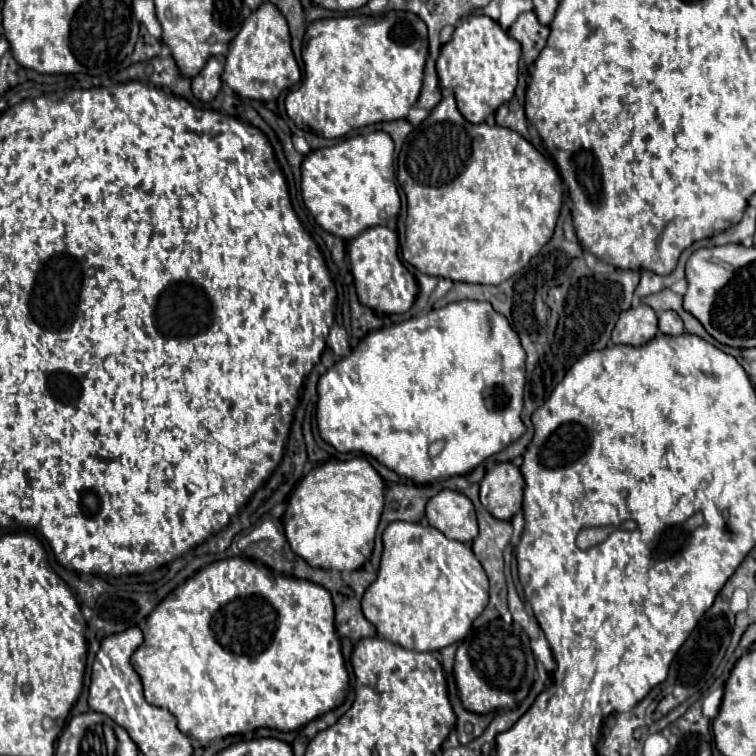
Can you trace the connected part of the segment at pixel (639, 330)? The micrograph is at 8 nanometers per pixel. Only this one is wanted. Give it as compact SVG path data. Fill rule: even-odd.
M640 304L620 314L614 330L612 342L626 346L644 346L658 334L658 316L650 306Z

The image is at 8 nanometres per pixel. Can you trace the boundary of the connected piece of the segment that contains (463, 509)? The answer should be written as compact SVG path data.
M440 490L432 496L426 504L426 518L446 538L458 542L472 542L478 534L474 506L456 490Z

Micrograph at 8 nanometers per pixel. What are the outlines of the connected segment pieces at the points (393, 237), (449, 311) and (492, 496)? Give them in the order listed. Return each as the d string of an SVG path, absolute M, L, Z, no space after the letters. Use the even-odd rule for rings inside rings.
M378 225L364 230L360 236L350 240L348 258L350 270L354 276L354 286L358 292L358 300L380 312L380 314L400 314L408 312L416 300L418 284L416 278L408 272L398 253L399 241L396 231Z
M452 302L440 310L372 330L349 355L326 370L318 380L318 432L338 452L368 454L416 484L464 476L526 432L520 420L526 384L524 360L526 352L516 332L502 314L492 310L490 302ZM436 440L446 440L446 444L436 458L430 458L428 448Z
M500 462L480 482L480 502L498 520L510 520L522 510L524 478L512 462Z

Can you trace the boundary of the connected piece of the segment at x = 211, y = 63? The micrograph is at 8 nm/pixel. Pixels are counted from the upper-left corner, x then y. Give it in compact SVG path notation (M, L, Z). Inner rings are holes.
M208 58L208 62L200 70L200 74L192 78L192 92L194 92L194 96L198 100L202 100L202 102L212 100L218 94L220 86L222 86L220 74L222 74L222 64L216 58Z

